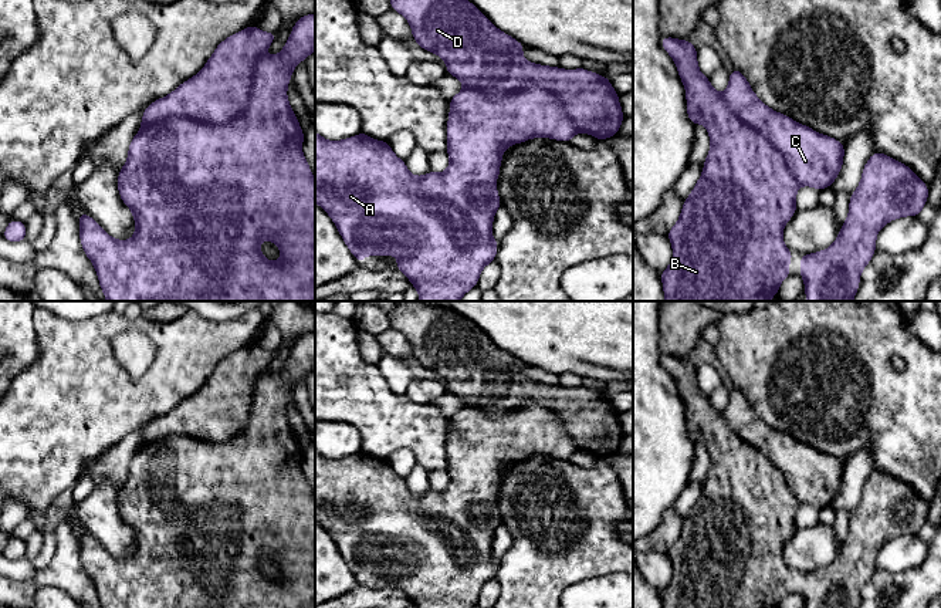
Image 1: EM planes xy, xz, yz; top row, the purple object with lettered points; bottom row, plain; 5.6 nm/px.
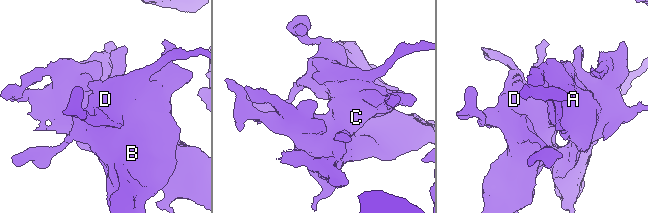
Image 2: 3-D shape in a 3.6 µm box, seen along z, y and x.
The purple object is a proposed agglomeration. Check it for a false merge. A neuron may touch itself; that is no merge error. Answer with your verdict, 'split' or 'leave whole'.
leave whole

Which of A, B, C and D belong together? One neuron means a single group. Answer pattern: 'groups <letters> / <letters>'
groups A B C D

